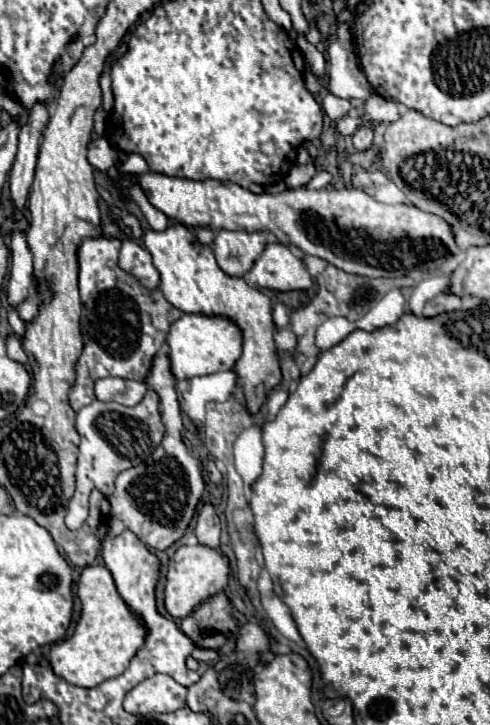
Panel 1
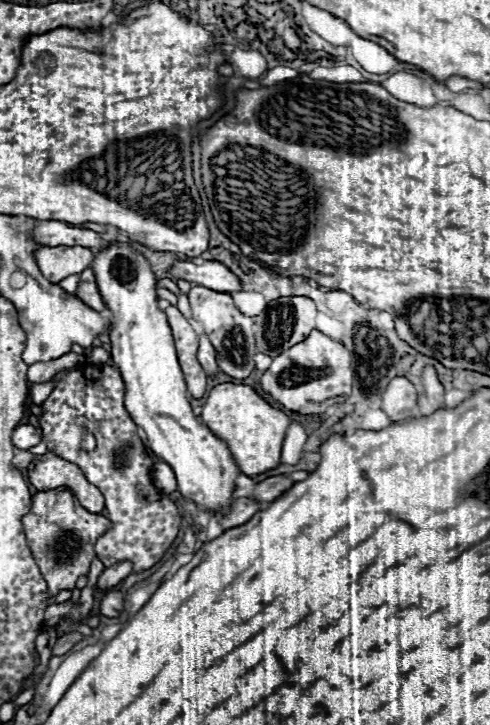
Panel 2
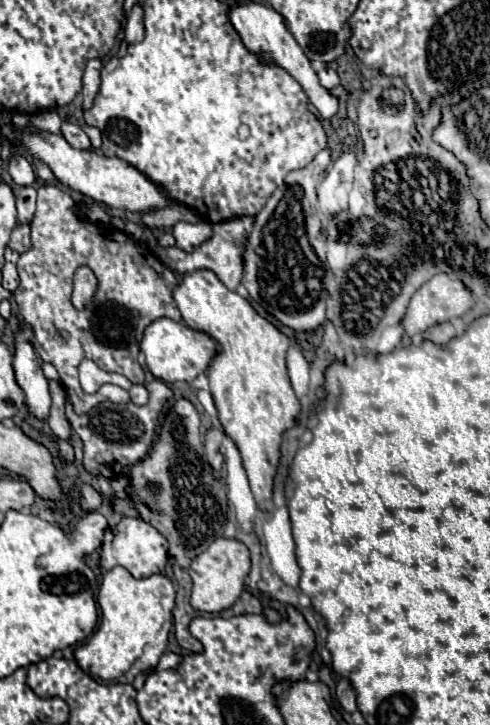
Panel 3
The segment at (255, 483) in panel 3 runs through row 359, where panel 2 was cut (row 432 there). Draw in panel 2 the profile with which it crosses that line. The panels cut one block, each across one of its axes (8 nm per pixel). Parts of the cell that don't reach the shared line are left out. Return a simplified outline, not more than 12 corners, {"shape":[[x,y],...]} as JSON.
{"shape":[[214,386],[200,418],[242,474],[280,464],[290,426],[254,388]]}

